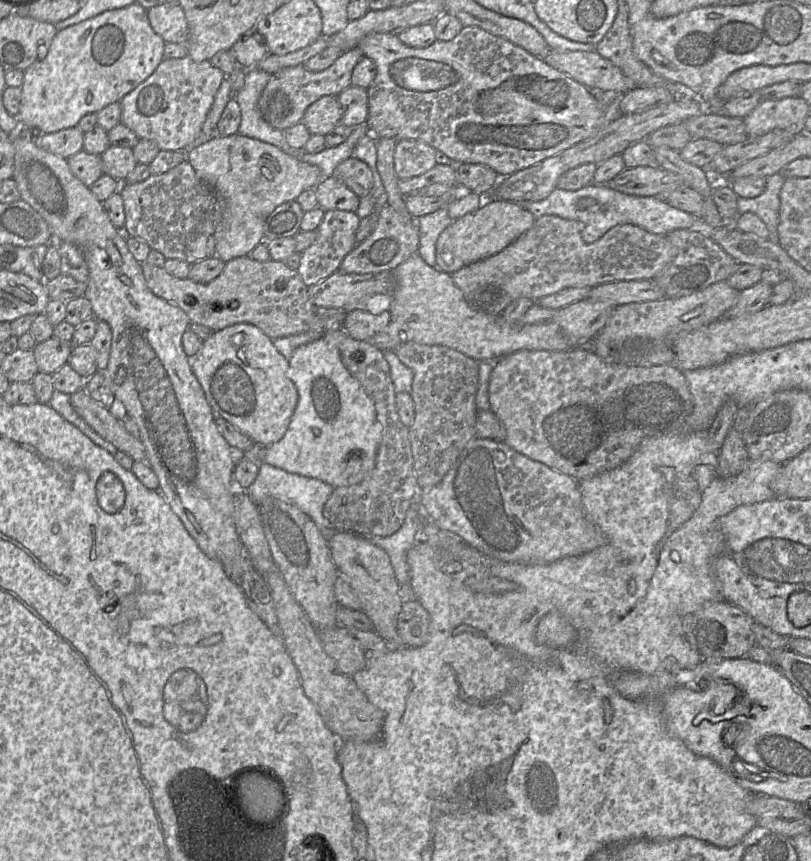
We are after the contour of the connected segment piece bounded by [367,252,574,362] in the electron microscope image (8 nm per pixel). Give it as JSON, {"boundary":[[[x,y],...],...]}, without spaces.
{"boundary":[[[412,254],[394,270],[397,287],[392,295],[390,321],[385,329],[367,340],[369,344],[381,351],[393,350],[398,345],[415,342],[425,345],[441,345],[456,350],[478,362],[498,361],[502,357],[520,350],[565,351],[574,348],[553,322],[536,324],[509,324],[502,315],[492,316],[474,309],[465,300],[461,290],[455,285],[450,274],[430,267],[419,256]]]}

